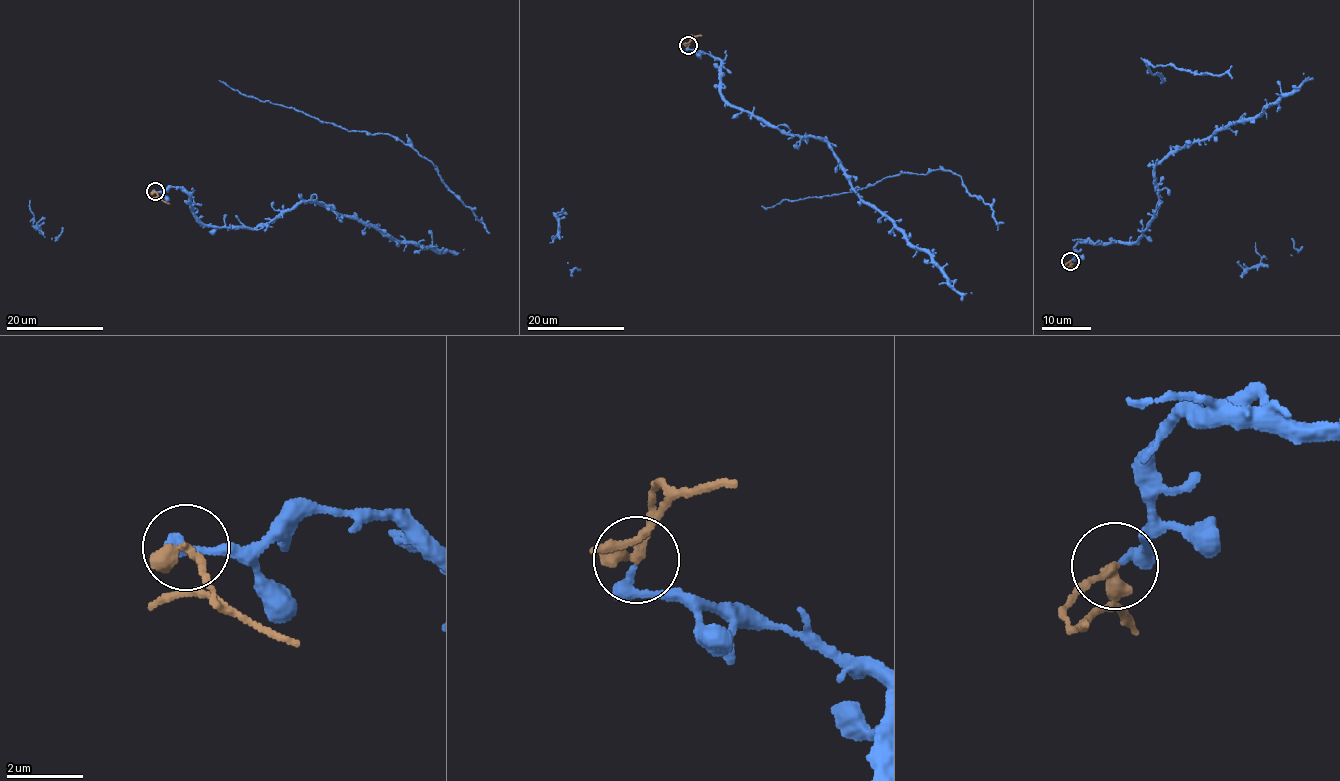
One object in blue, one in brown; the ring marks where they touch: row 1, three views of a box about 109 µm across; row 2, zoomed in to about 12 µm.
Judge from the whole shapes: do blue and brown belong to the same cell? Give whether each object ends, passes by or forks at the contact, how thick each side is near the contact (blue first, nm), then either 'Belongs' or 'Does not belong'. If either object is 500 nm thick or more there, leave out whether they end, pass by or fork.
At the ring blue ends. At the ring brown ends. Thickness 340 nm (blue) against 420 nm. Does not belong

